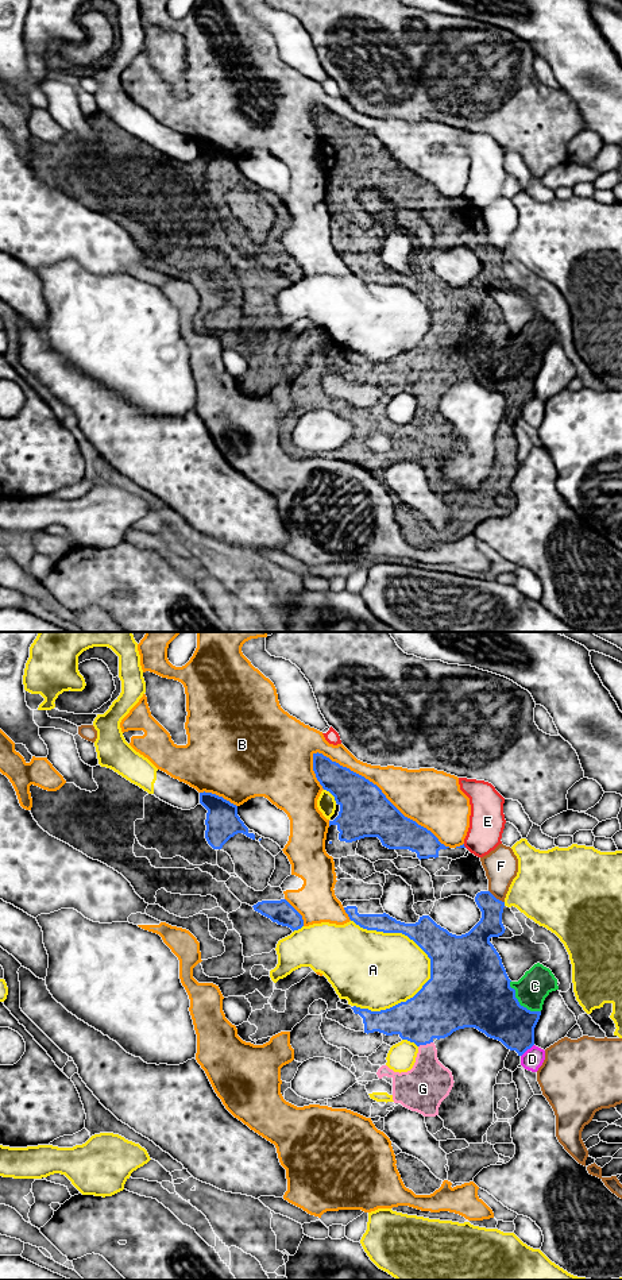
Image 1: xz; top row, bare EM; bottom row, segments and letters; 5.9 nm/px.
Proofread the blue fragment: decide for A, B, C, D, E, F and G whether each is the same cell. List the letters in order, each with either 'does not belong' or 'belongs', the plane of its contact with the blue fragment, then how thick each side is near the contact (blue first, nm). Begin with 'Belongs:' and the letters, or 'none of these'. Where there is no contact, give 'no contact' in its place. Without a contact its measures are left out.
Belongs: C, G
A: does not belong; contact in xz; calibres 240 and 440 nm
B: does not belong; contact in xz; calibres 300 and 320 nm
C: belongs; contact in xz; calibres 400 and 190 nm
D: does not belong; contact in xz; calibres 280 and 120 nm
E: does not belong; contact in xz; calibres 20 and 220 nm
F: does not belong; contact in xz; calibres 140 and 200 nm
G: belongs; contact in xz; calibres 320 and 280 nm

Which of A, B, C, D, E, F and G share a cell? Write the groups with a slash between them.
A / B / C G / D / E / F

